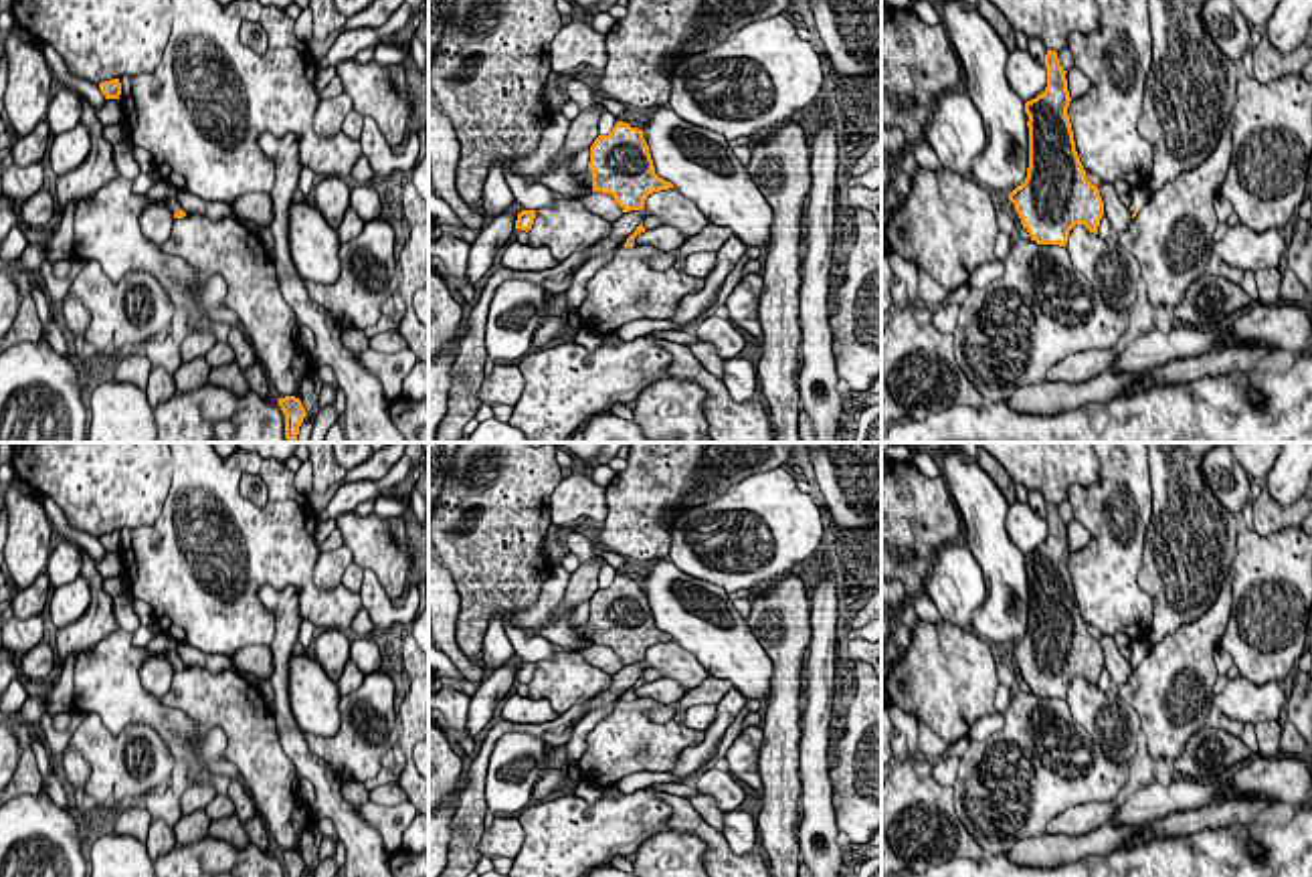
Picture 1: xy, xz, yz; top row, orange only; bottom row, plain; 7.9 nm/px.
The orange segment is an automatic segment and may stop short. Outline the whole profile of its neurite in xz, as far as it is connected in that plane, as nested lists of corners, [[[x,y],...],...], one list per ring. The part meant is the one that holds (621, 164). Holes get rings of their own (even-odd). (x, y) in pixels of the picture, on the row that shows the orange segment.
[[[617,121],[608,135],[594,139],[588,170],[592,172],[592,192],[611,194],[623,212],[643,210],[649,194],[673,188],[671,182],[655,174],[643,131],[625,121]]]

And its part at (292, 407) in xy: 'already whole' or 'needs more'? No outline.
already whole

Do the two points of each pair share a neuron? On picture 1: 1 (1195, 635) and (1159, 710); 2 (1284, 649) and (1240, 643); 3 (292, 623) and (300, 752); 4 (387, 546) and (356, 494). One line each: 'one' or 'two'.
1: one
2: one
3: one
4: two

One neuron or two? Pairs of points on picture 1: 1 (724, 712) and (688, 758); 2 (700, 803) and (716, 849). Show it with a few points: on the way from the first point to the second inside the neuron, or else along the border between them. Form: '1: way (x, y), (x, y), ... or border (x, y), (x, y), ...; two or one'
1: way (720, 724), (700, 752); one
2: border (684, 797), (720, 833); two

